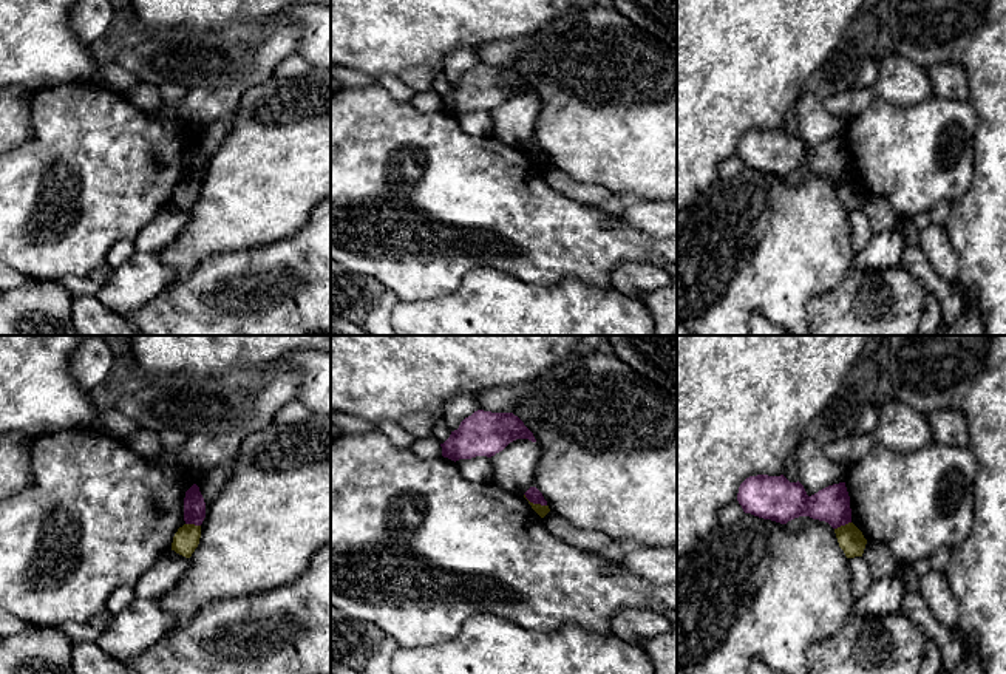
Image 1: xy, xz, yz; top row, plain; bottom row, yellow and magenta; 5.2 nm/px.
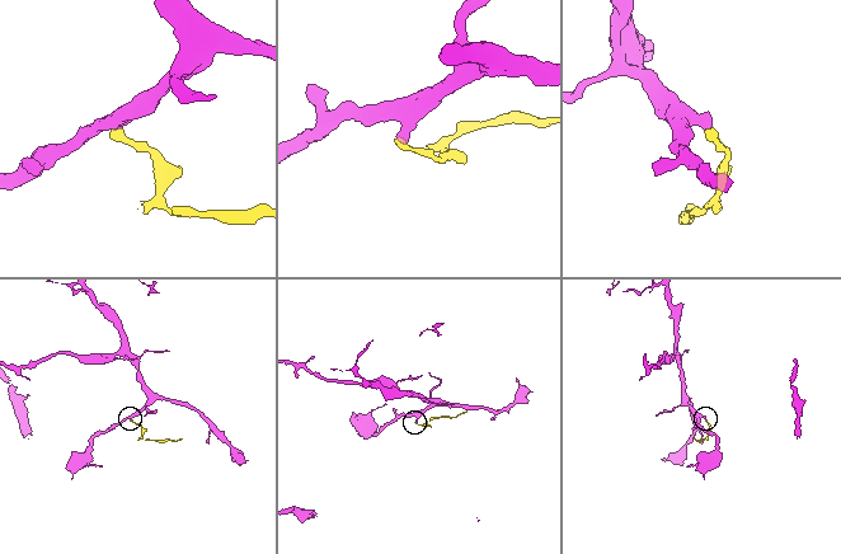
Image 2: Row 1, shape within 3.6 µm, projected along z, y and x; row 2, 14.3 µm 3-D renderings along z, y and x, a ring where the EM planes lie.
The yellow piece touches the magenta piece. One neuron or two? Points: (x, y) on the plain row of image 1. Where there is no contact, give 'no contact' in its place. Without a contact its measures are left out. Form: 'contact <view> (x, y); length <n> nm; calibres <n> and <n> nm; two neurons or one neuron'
contact xz (535, 158); length 140 nm; calibres 60 and 80 nm; two neurons

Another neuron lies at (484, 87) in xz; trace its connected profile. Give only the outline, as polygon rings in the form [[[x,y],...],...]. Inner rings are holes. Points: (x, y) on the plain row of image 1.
[[[478,63],[440,100],[442,110],[456,116],[476,110],[491,111],[516,93],[536,96],[533,87],[513,66]]]

